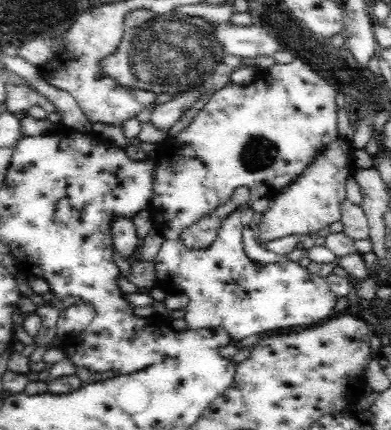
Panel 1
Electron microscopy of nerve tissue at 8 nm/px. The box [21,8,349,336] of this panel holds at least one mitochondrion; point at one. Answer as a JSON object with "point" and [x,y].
{"point":[173,54]}

